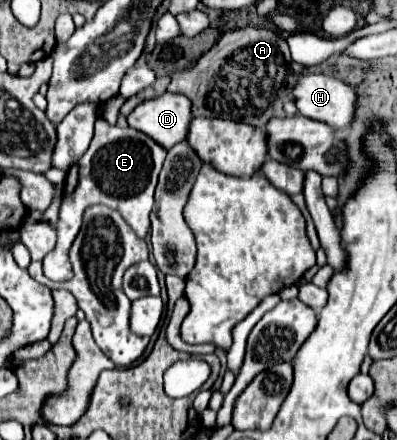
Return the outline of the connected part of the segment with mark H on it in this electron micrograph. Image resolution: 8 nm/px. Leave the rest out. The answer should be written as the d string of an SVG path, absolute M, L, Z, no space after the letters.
M306 73L304 77L300 77L298 85L292 91L292 97L296 101L296 107L298 107L300 115L324 121L332 127L350 127L350 123L354 119L354 113L356 113L356 103L358 103L356 87L352 87L350 83L346 83L338 77L312 75L312 73Z

